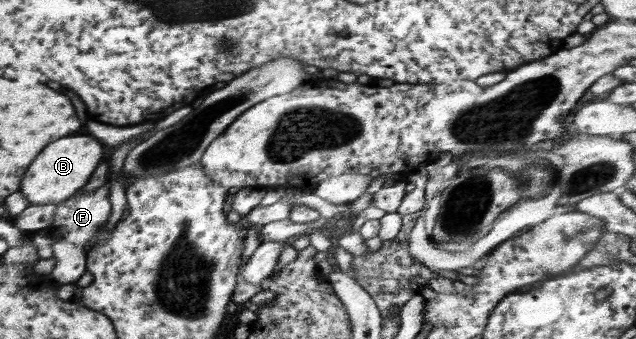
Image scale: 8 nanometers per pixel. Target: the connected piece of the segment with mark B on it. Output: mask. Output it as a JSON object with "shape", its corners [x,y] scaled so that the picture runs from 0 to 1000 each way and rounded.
{"shape":[[[119,398],[119,404],[97,404],[85,422],[79,422],[44,493],[41,513],[35,519],[30,563],[50,605],[74,599],[91,602],[113,581],[127,552],[138,540],[145,522],[145,504],[160,475],[160,428],[142,404],[142,398]]]}

